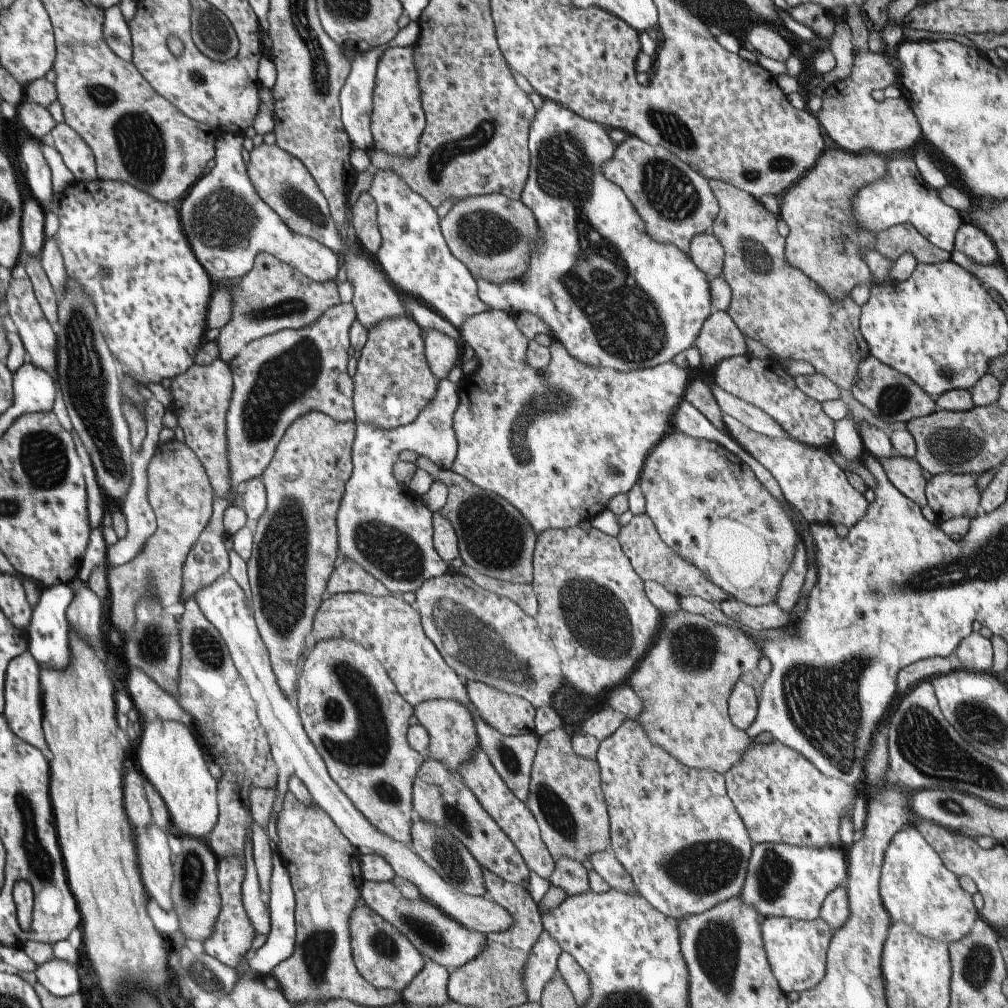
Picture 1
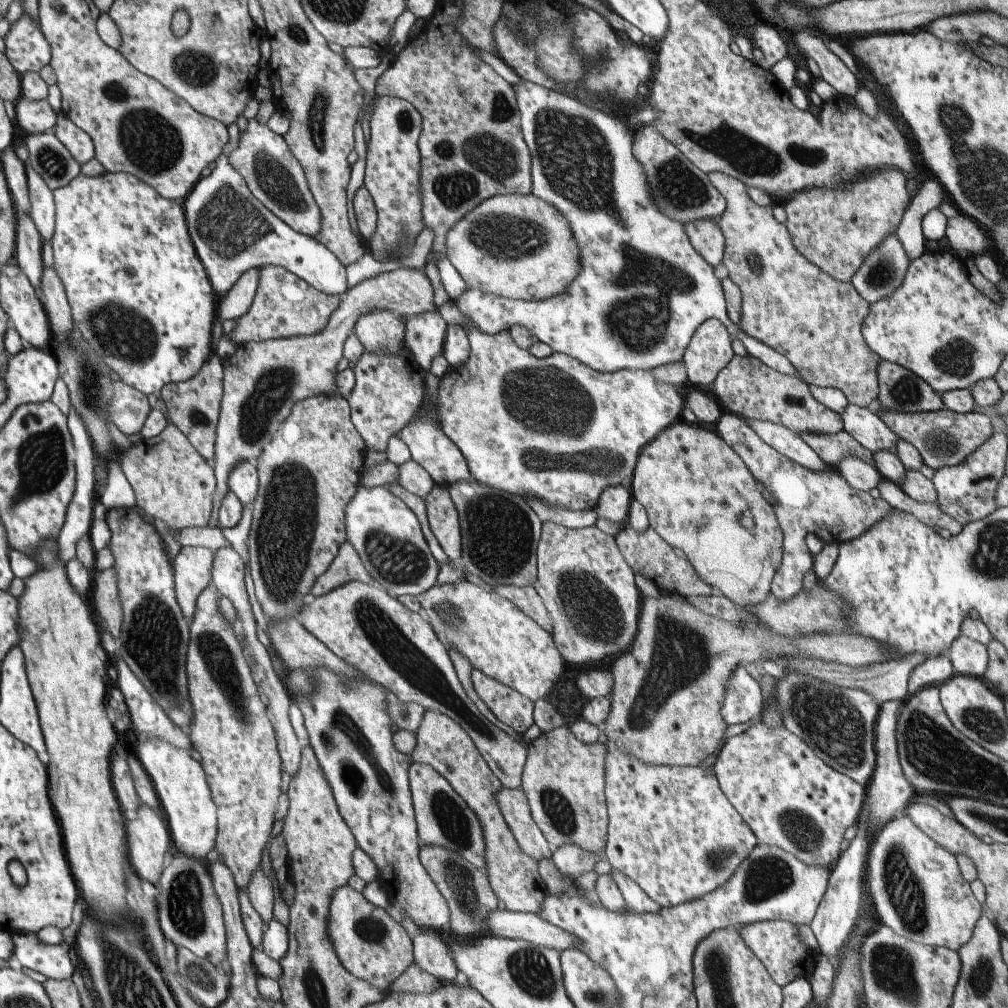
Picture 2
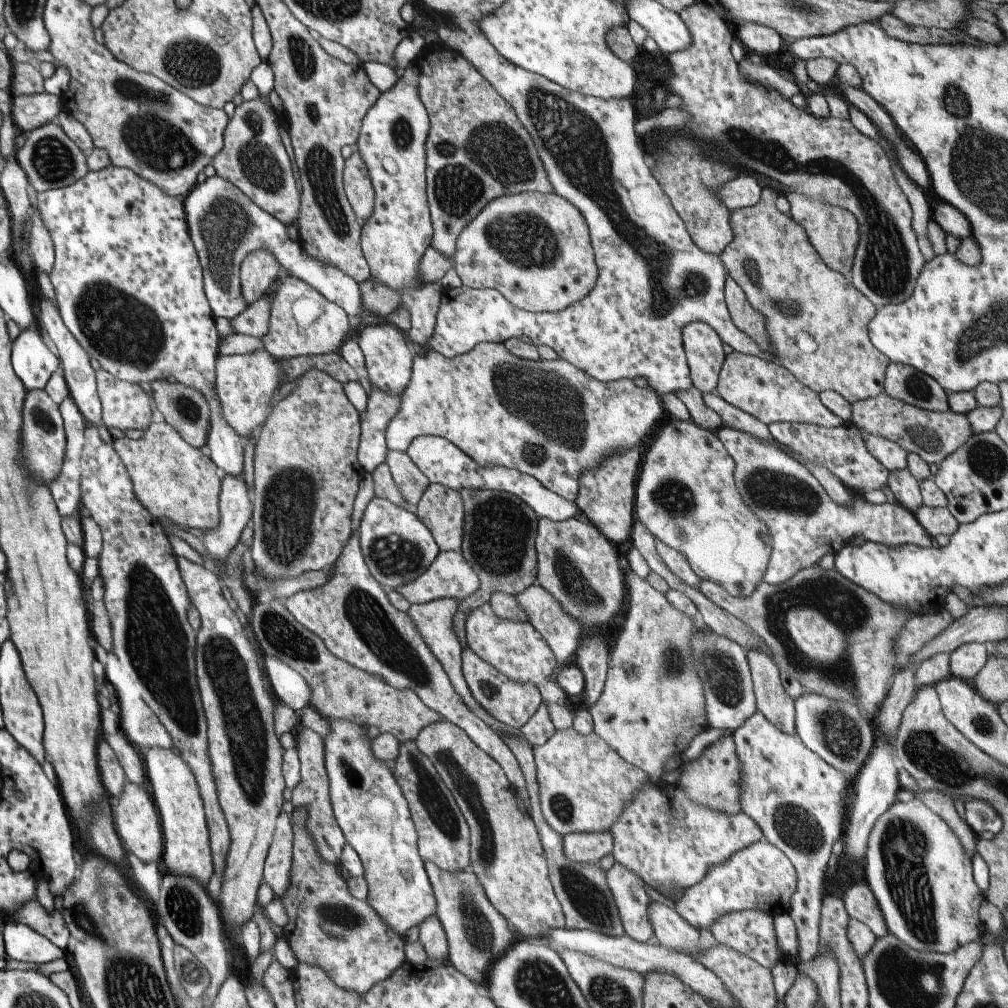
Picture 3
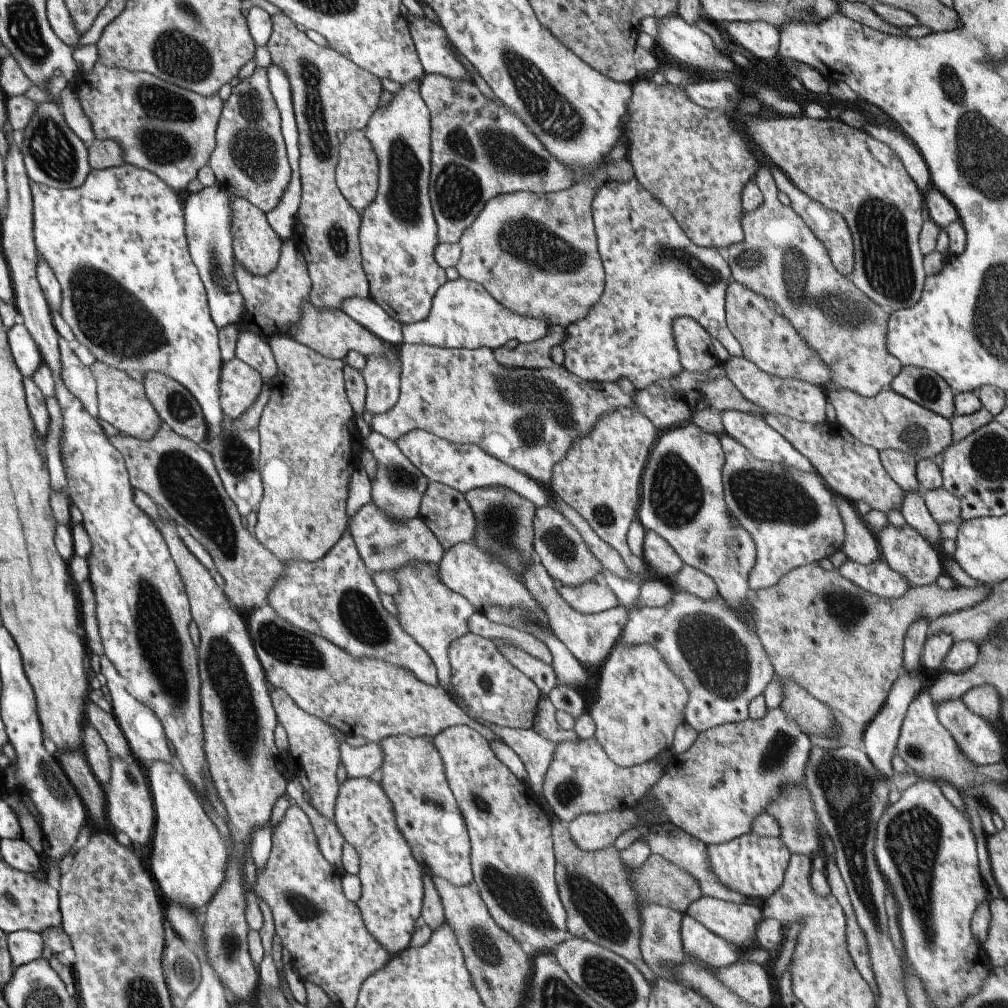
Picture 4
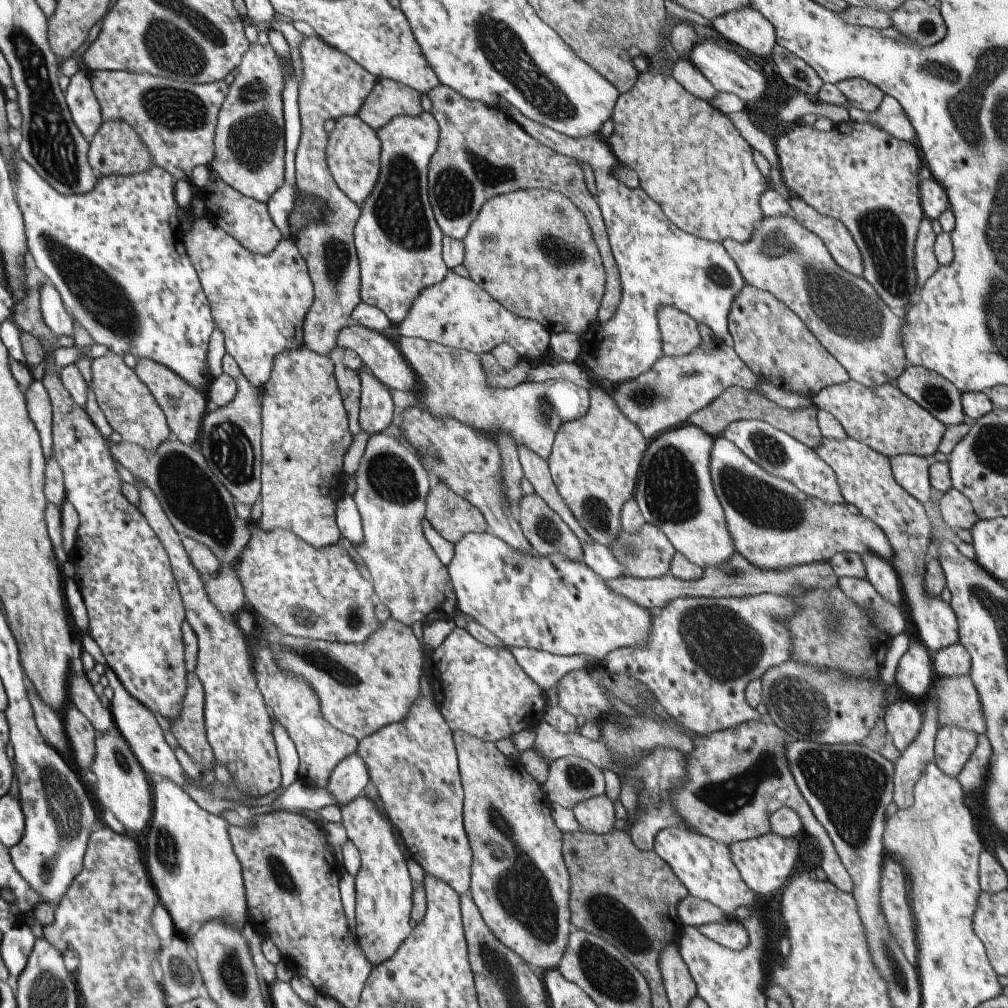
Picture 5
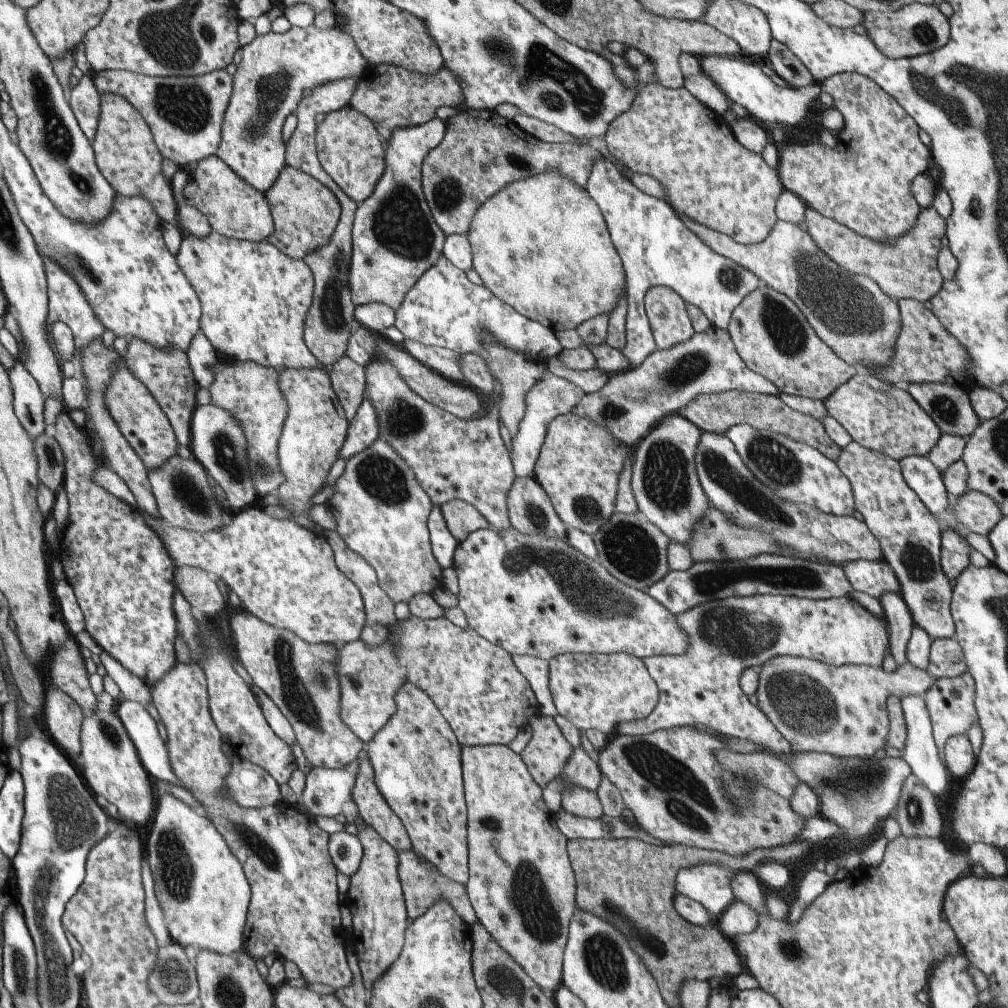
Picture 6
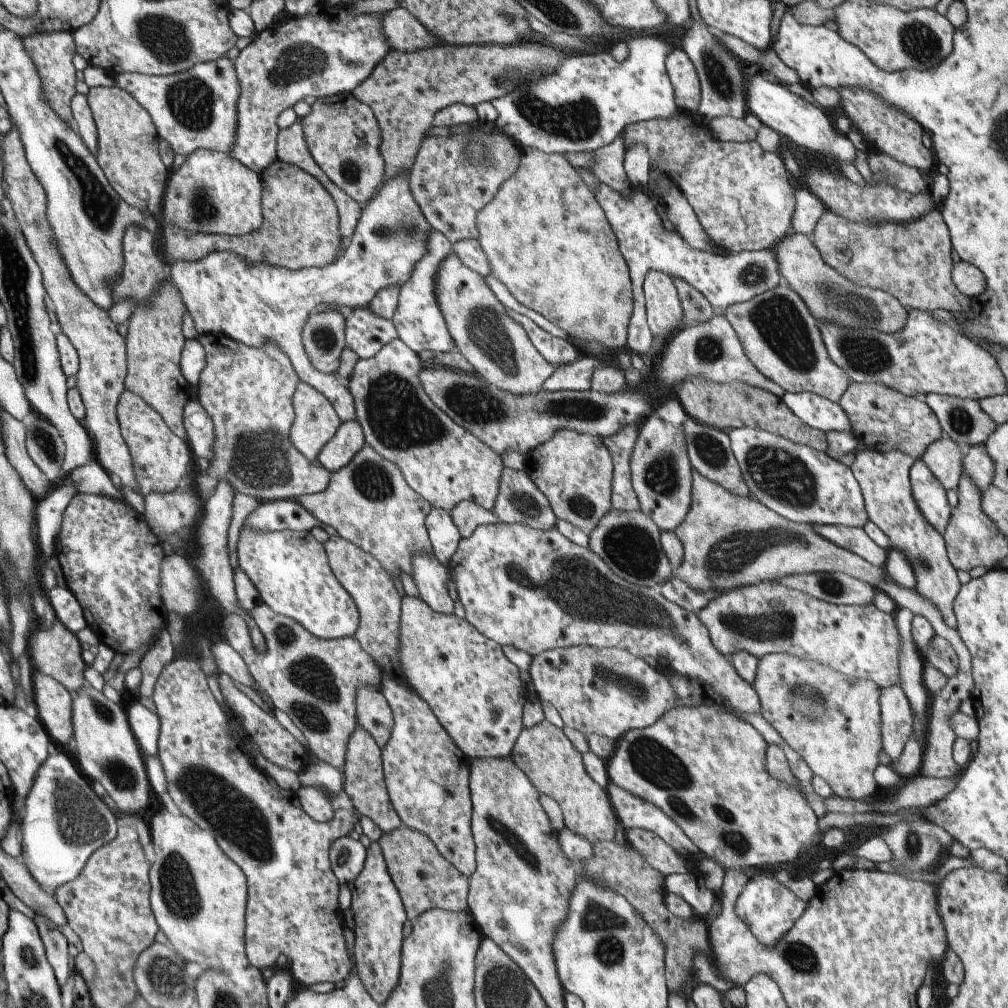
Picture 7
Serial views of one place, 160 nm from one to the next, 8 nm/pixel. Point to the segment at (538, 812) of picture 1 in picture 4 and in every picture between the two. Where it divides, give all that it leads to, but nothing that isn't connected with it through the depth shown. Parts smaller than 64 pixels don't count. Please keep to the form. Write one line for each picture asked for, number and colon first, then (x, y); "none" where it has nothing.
2: (563, 779)
3: (583, 785)
4: (580, 779)

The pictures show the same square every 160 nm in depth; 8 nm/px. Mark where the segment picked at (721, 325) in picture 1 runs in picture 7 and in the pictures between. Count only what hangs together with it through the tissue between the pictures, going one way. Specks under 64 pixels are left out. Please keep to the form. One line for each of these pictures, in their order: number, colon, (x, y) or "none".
2: (709, 349)
3: (702, 347)
4: (693, 343)
5: (678, 331)
6: (667, 319)
7: (663, 313)

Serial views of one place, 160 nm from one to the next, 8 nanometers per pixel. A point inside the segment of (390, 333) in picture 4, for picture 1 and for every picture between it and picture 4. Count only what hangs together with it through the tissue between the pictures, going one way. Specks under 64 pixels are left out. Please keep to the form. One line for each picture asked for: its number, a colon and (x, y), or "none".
1: (226, 224)
2: (231, 231)
3: (224, 226)

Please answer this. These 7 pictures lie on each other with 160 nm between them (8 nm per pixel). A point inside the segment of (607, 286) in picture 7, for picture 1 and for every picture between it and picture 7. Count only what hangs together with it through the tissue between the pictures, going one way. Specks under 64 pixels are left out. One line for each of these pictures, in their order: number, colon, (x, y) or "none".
1: (492, 235)
2: (517, 246)
3: (533, 248)
4: (535, 253)
5: (532, 251)
6: (540, 244)

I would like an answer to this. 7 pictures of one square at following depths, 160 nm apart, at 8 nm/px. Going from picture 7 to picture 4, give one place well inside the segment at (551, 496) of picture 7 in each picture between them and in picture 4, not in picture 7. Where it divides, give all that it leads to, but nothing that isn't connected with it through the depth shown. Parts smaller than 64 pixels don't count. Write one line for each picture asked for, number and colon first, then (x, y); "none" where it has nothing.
4: (599, 476)
5: (594, 460)
6: (577, 467)

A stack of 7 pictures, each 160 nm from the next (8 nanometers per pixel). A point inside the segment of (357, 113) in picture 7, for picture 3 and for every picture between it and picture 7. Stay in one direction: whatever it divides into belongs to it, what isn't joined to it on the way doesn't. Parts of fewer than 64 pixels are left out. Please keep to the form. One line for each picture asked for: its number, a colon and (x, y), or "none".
3: (357, 186)
4: (356, 173)
5: (352, 151)
6: (349, 149)

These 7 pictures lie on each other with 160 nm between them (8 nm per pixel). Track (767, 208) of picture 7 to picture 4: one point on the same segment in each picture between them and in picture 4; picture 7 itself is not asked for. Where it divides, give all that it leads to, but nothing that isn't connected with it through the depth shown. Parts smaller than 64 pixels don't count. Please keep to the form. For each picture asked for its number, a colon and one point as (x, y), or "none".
4: (692, 160)
5: (689, 159)
6: (668, 134)

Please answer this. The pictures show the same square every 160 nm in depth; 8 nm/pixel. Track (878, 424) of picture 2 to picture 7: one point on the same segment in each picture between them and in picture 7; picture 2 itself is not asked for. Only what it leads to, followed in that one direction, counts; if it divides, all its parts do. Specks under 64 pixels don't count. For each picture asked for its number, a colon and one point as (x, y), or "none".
3: (890, 455)
4: (901, 467)
5: (910, 471)
6: (921, 476)
7: (929, 495)

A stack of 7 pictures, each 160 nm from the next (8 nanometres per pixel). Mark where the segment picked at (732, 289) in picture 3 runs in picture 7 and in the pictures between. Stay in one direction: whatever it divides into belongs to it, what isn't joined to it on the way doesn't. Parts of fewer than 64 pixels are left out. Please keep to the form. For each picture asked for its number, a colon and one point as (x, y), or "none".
4: (766, 338)
5: (770, 340)
6: (770, 334)
7: (776, 331)

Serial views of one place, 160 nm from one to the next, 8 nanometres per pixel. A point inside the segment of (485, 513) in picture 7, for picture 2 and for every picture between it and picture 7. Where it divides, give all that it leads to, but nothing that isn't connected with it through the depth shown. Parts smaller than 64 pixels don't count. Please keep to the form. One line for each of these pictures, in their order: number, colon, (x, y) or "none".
2: (442, 518)
3: (440, 509)
4: (444, 510)
5: (451, 516)
6: (461, 519)

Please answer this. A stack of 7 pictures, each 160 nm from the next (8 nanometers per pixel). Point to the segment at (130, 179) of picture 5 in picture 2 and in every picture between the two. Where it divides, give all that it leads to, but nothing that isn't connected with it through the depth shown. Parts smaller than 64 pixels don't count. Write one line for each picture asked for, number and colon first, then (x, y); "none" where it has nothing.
2: (139, 298)
3: (127, 281)
4: (130, 294)

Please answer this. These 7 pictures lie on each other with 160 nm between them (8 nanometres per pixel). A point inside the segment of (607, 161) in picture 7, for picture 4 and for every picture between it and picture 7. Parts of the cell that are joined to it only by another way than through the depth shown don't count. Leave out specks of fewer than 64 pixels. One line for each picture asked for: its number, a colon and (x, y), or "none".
4: (478, 150)
5: (481, 152)
6: (480, 152)

